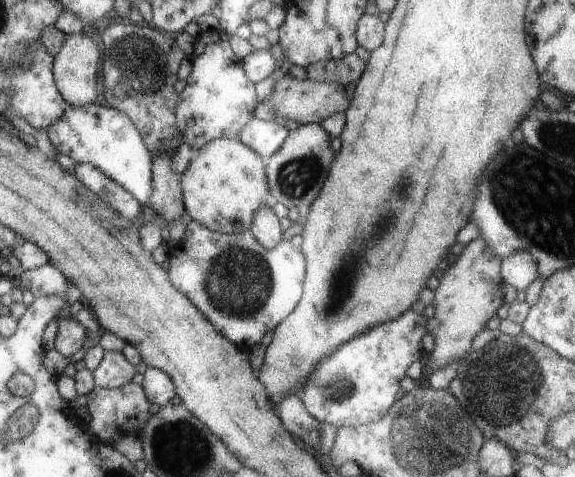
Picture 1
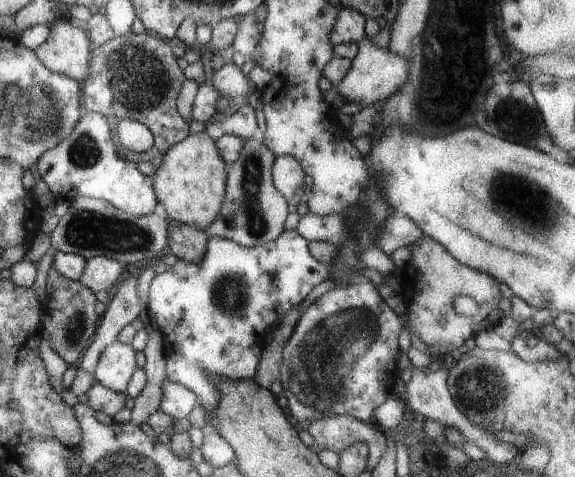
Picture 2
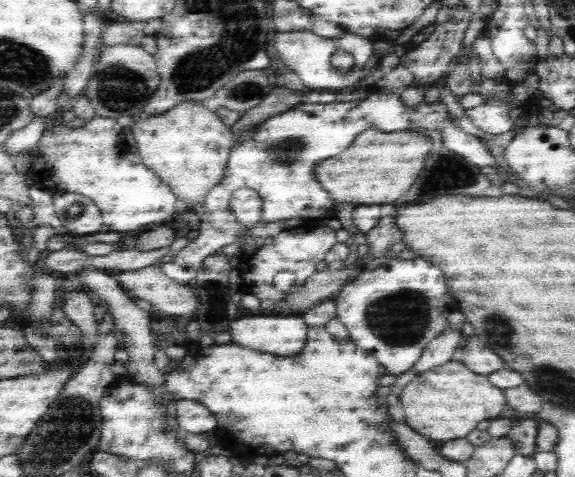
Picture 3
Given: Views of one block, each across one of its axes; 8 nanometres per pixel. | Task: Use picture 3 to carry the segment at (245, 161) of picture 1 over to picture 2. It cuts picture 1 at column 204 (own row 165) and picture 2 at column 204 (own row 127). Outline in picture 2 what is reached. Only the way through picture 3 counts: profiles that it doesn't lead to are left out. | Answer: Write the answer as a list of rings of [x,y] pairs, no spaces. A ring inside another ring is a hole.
[[[204,131],[188,134],[165,150],[161,164],[151,178],[157,202],[165,208],[169,220],[203,230],[217,218],[225,194],[227,172],[225,162],[217,154],[215,140]]]

